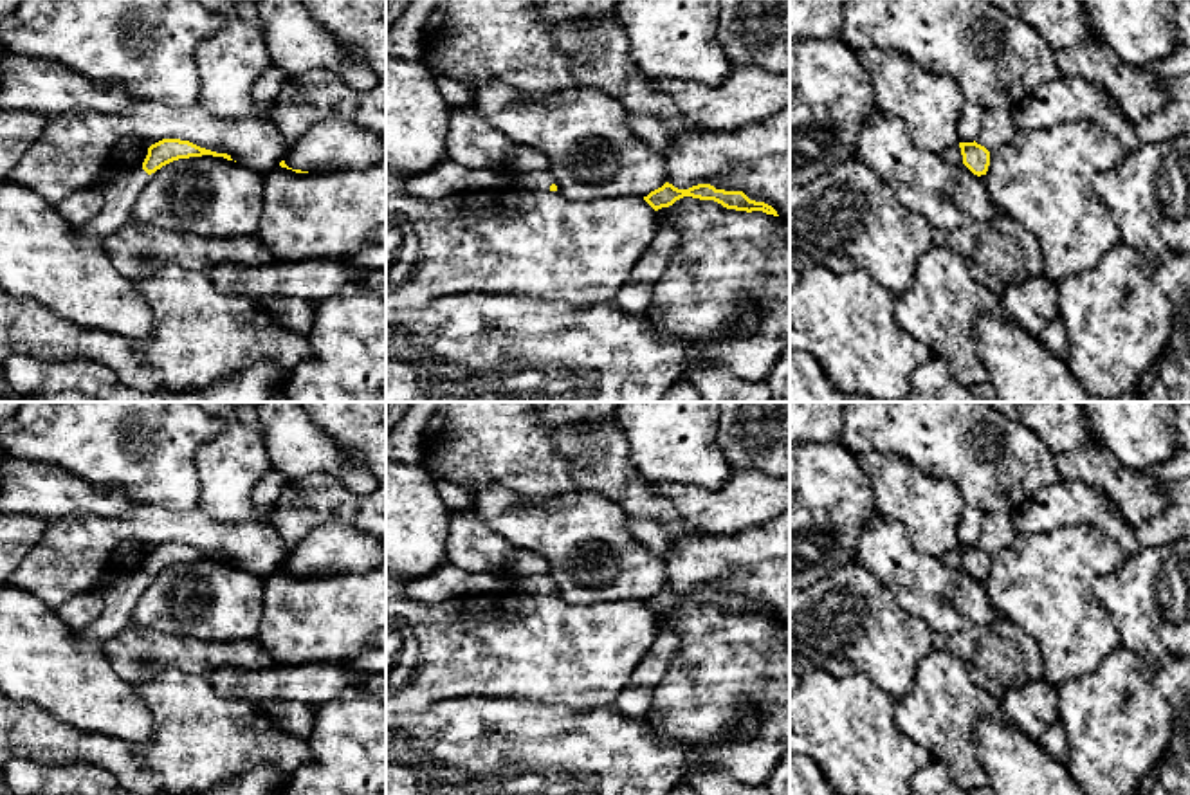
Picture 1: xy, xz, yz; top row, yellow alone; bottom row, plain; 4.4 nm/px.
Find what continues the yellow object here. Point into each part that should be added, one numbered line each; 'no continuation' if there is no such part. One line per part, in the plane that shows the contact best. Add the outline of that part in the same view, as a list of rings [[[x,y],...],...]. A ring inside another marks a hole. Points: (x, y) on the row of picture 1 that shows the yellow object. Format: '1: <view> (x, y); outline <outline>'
1: xy (45, 258); outline [[[142,168],[105,178],[105,207],[85,225],[72,225],[31,187],[0,180],[0,287],[11,296],[47,306],[70,324],[144,344],[153,335],[153,312],[137,287],[114,269],[105,240],[130,222],[133,204],[148,180]]]

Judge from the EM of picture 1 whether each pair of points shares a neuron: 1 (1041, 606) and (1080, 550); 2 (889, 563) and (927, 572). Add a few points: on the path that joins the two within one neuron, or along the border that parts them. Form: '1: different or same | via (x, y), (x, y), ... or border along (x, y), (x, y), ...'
1: same | via (1046, 592), (1046, 584), (1066, 565)
2: same | via (898, 568), (918, 572)

